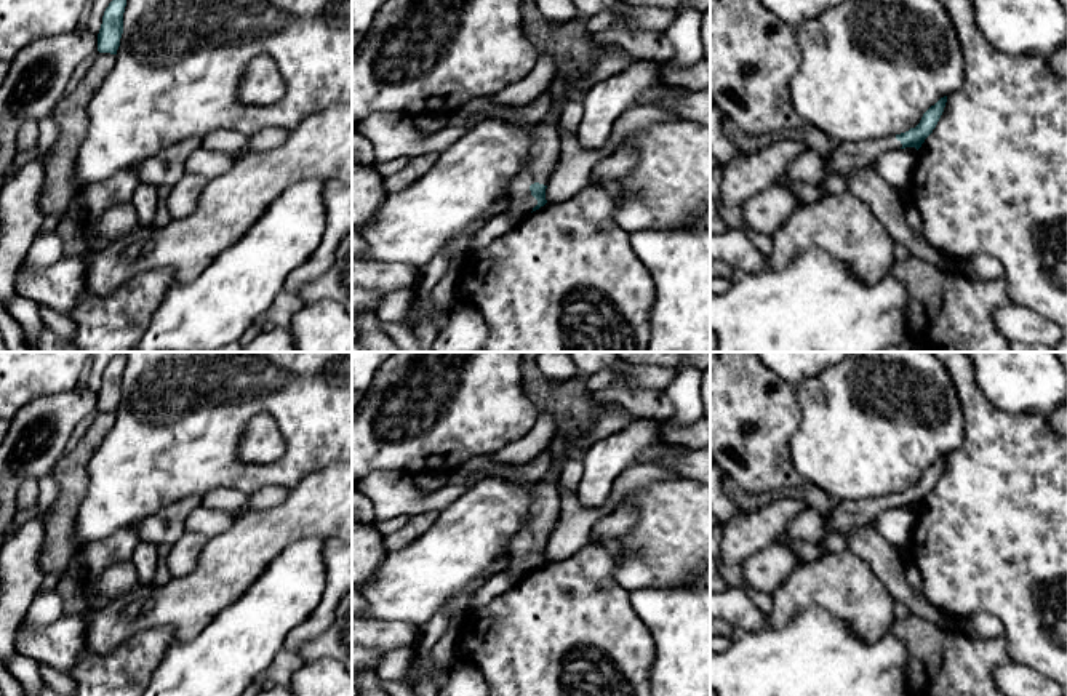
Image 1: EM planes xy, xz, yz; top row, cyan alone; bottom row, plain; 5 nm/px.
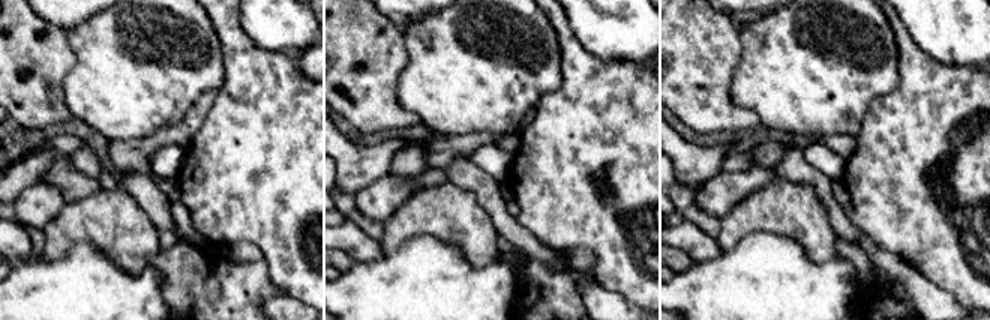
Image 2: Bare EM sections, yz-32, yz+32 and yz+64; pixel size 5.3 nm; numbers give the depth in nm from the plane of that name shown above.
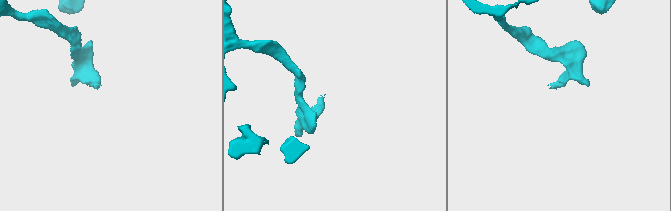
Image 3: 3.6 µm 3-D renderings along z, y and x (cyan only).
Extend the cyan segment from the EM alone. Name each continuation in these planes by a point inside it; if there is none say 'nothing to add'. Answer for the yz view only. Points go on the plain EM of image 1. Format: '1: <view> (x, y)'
1: yz (845, 516)

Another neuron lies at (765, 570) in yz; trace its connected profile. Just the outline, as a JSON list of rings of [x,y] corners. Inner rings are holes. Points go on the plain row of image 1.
[[[773,542],[741,563],[742,581],[760,592],[773,594],[797,565],[797,557],[787,546]]]

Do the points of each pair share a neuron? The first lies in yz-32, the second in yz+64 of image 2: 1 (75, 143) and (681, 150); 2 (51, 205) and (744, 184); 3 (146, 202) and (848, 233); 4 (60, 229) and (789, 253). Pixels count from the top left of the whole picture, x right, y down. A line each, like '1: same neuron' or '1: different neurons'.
1: same neuron
2: same neuron
3: same neuron
4: different neurons

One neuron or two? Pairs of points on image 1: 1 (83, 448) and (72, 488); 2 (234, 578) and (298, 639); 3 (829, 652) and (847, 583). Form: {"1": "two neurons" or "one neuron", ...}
{"1": "one neuron", "2": "two neurons", "3": "two neurons"}

